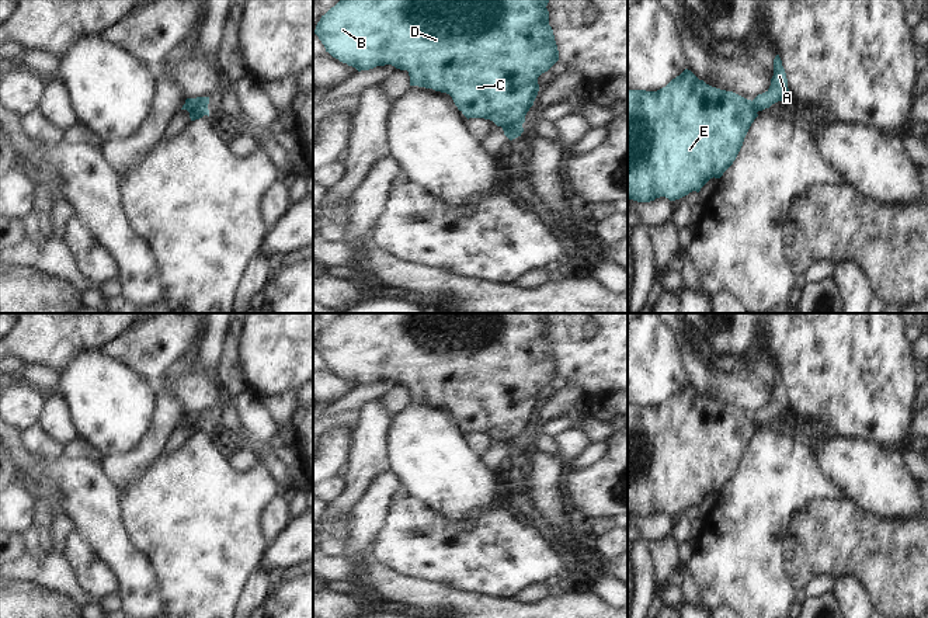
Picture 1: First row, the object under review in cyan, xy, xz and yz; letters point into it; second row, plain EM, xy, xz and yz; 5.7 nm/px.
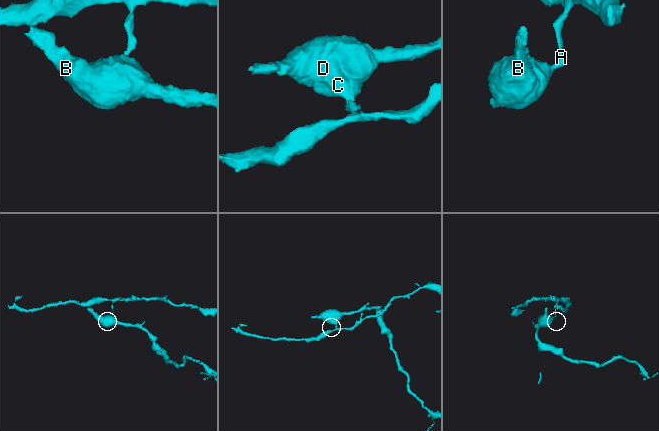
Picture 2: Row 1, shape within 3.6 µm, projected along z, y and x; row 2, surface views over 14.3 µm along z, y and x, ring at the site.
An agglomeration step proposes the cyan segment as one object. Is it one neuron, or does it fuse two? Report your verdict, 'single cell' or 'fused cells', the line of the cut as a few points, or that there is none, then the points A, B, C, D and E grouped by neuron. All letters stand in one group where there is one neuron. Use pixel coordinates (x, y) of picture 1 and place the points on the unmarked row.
fused cells; cut xy (186, 417), (194, 423), (207, 423); groups A / B C D E

